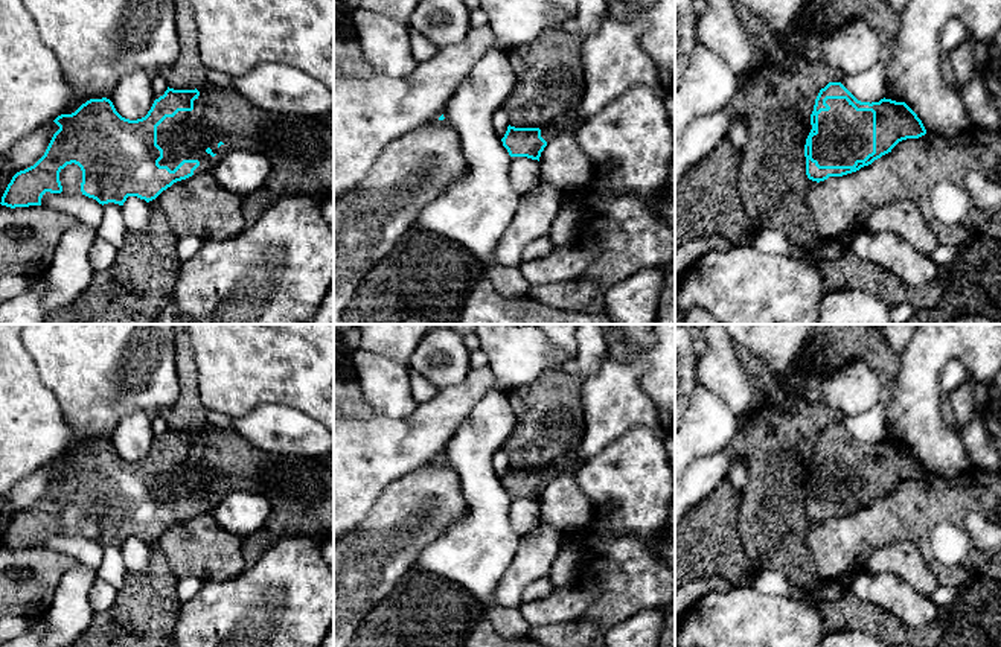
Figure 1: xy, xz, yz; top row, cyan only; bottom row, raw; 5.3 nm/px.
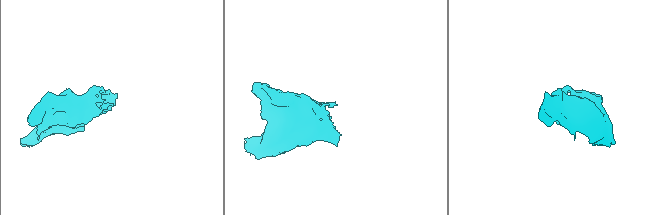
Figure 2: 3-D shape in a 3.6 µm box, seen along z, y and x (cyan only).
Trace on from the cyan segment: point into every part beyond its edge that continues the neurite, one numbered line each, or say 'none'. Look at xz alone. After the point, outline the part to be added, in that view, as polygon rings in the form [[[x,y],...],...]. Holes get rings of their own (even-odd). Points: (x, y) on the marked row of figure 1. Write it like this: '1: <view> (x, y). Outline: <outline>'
1: xz (569, 122). Outline: [[[568,111],[550,123],[541,126],[541,137],[548,143],[552,139],[555,139],[561,132],[570,132],[574,135],[576,129],[582,126],[585,119],[579,117],[576,111]]]

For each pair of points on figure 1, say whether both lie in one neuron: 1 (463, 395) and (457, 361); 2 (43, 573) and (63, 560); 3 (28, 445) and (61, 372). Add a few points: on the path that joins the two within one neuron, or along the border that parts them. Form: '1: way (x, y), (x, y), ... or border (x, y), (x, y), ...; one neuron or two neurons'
1: border (471, 369), (462, 381), (439, 390); two neurons
2: way (47, 568), (58, 562); one neuron
3: border (32, 361), (40, 379), (58, 401), (67, 423); two neurons

